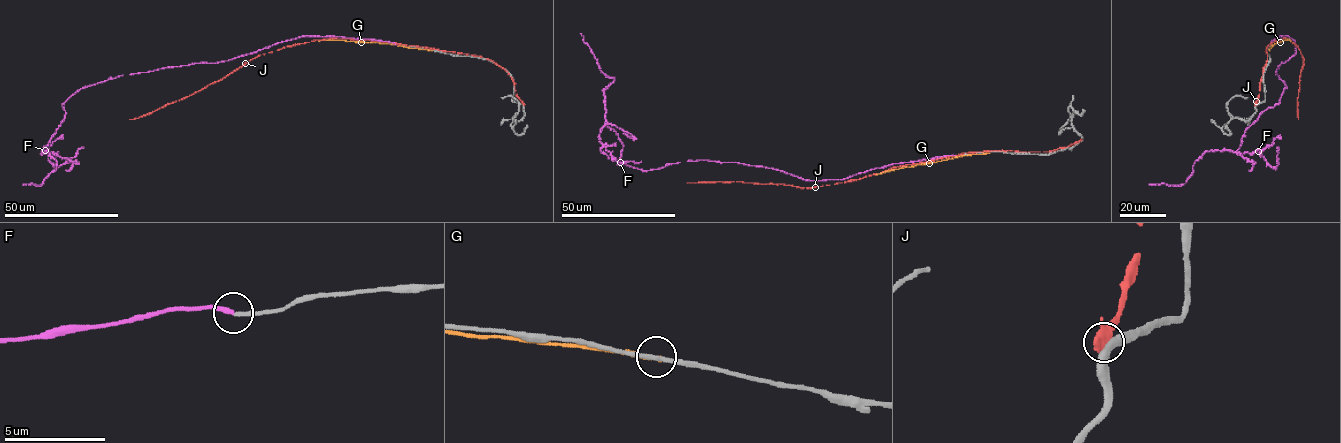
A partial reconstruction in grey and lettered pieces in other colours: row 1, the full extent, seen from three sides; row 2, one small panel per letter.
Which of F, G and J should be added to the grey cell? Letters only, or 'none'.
F

